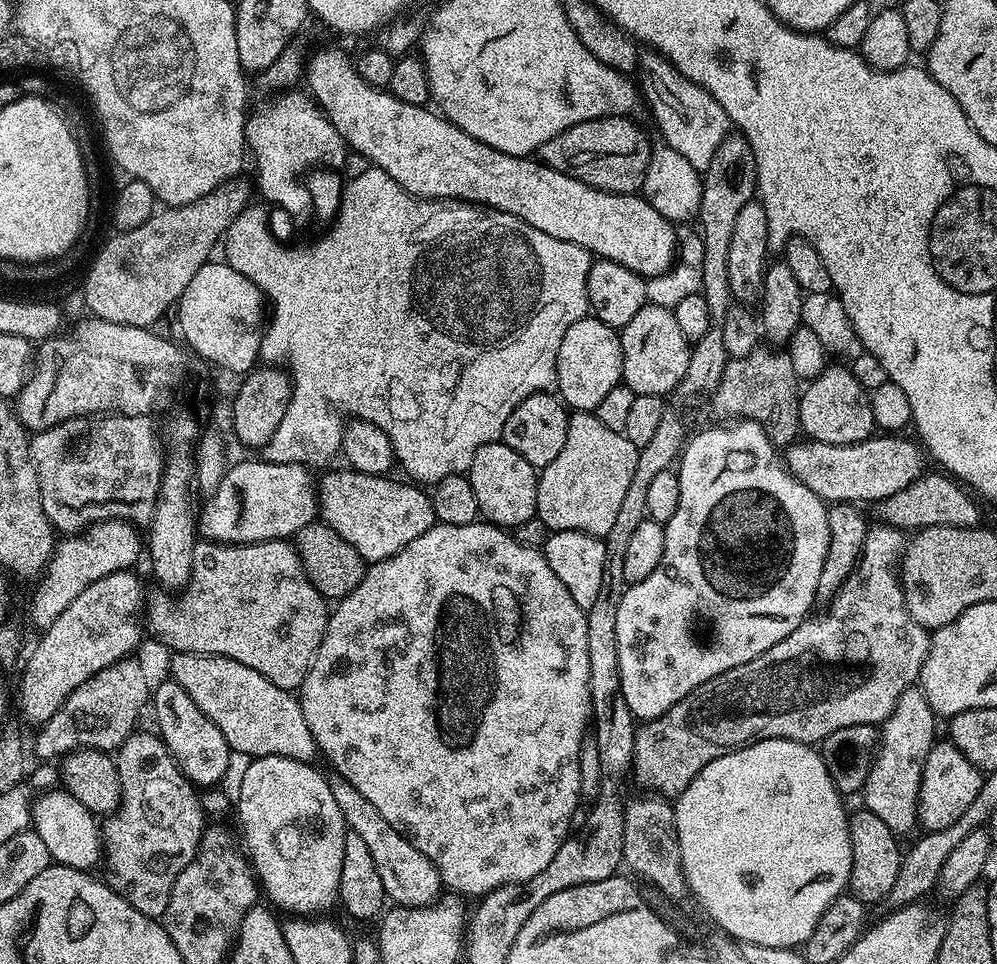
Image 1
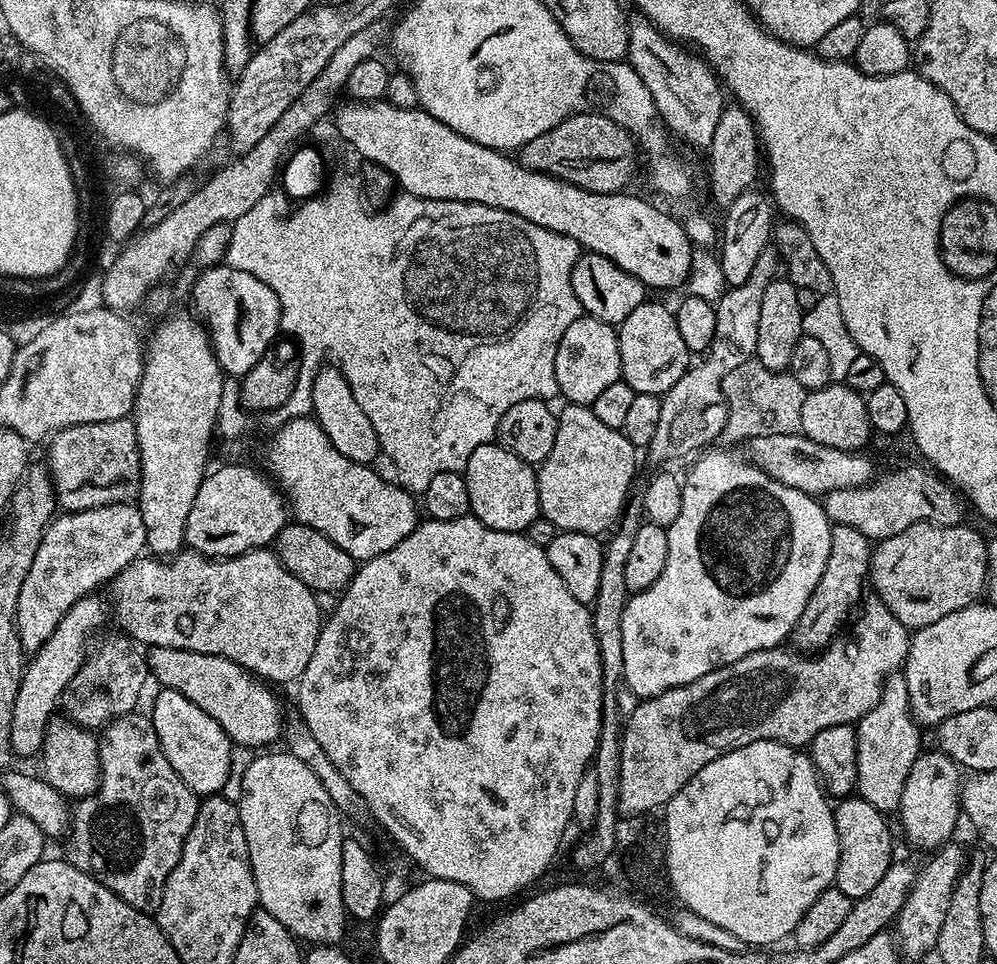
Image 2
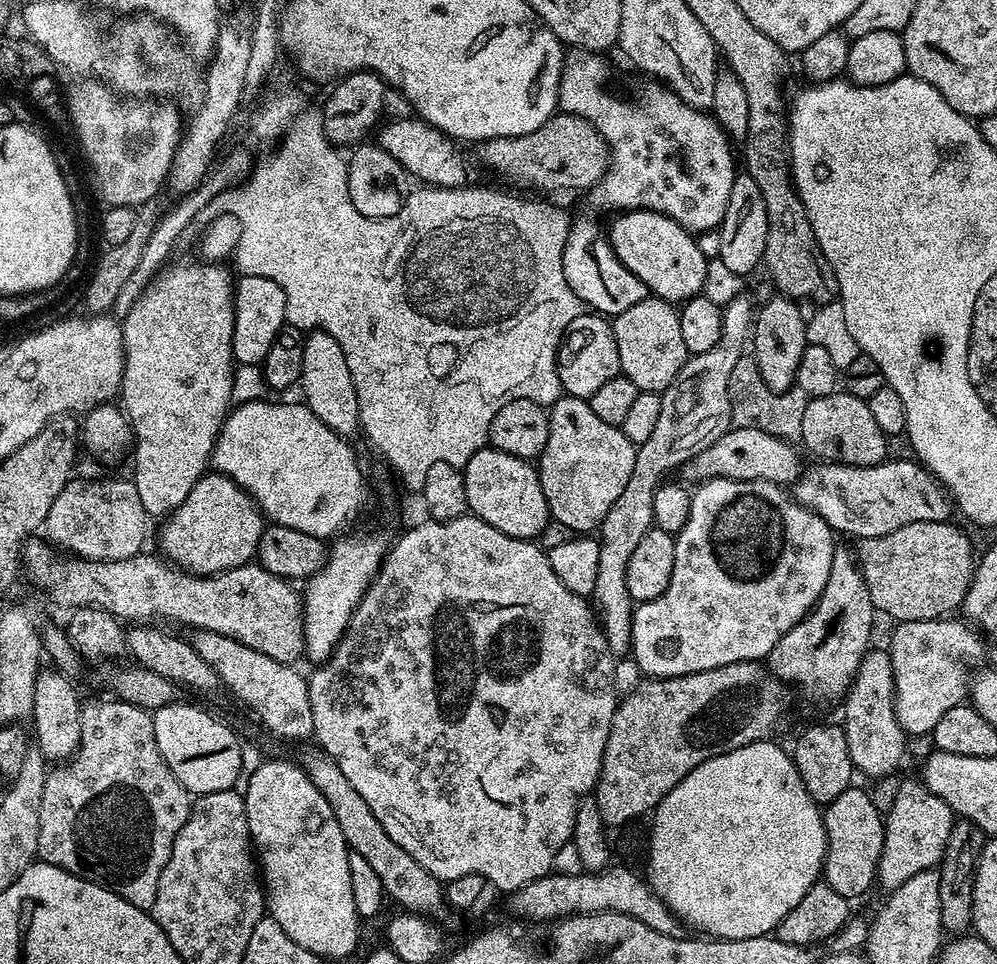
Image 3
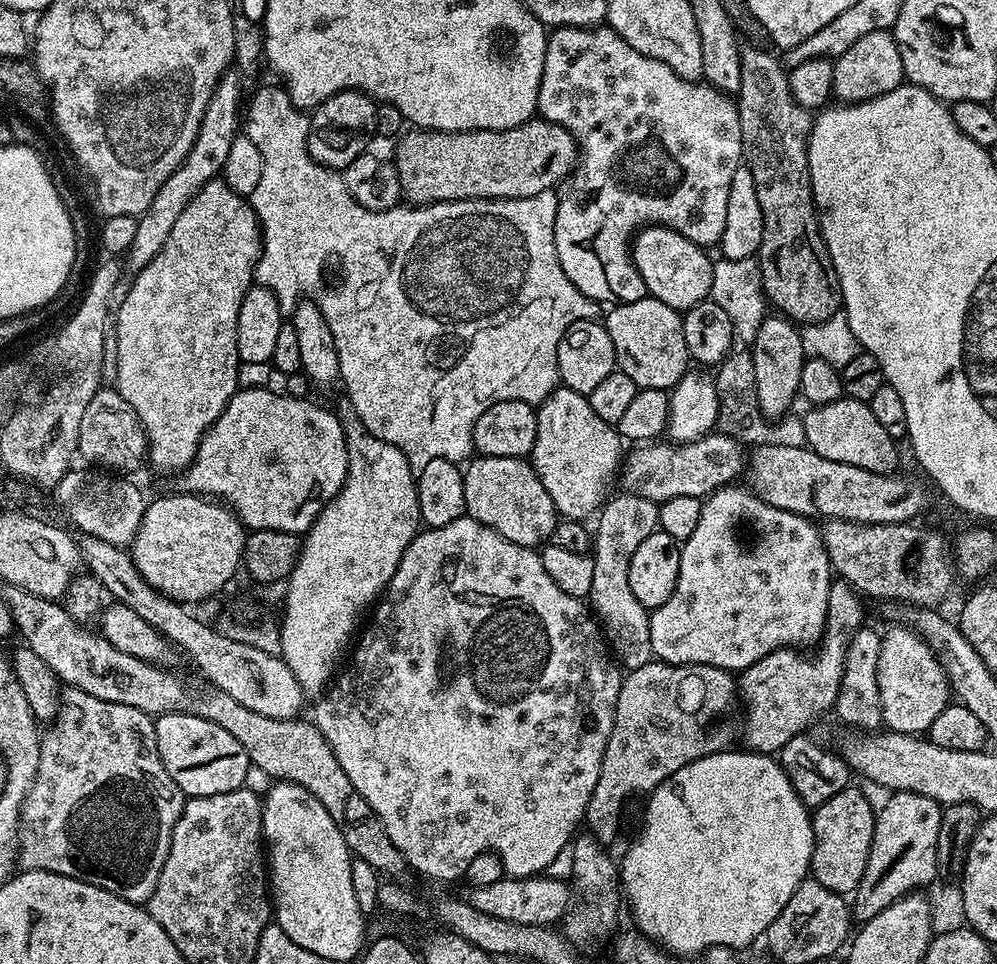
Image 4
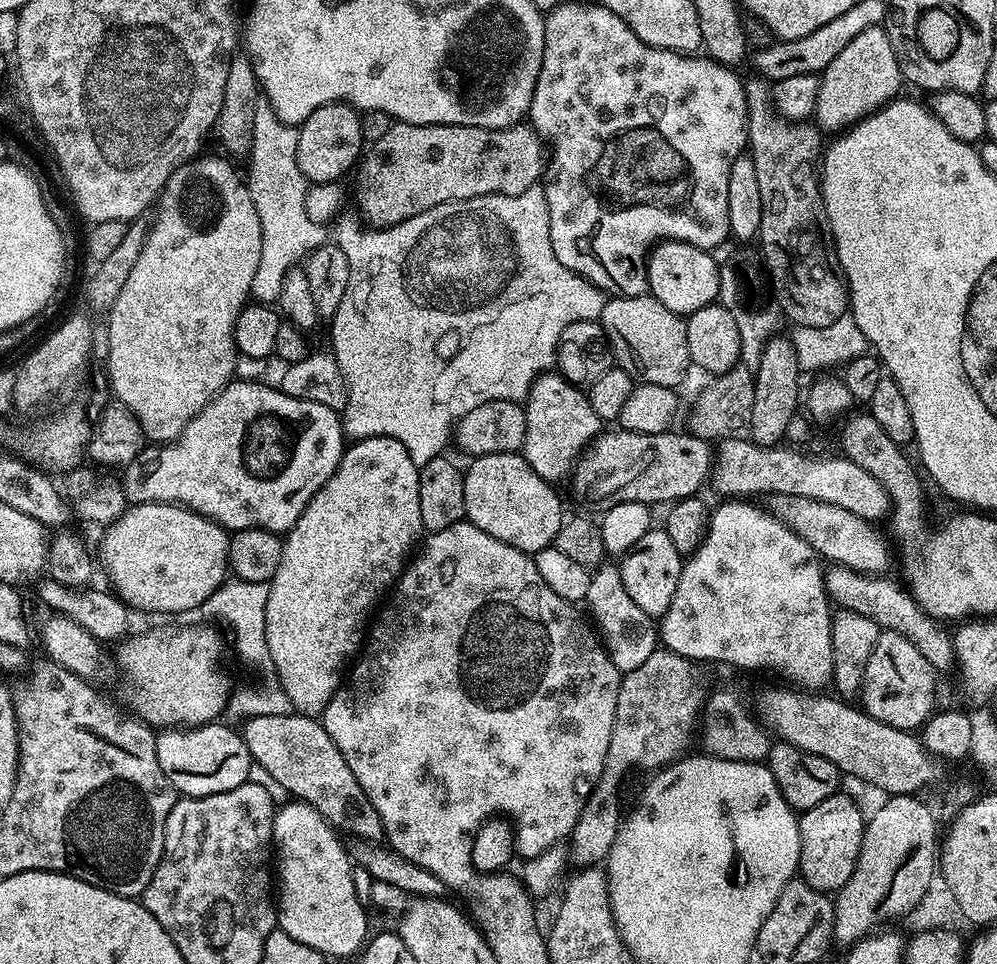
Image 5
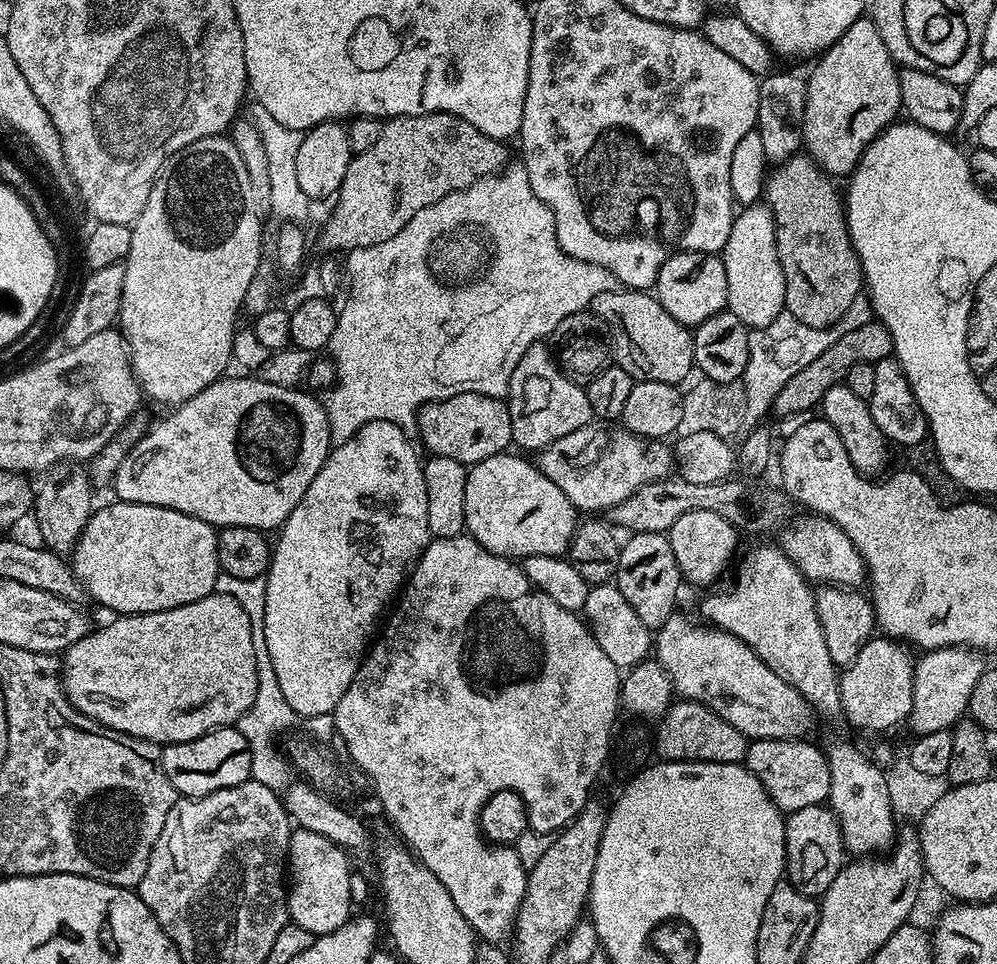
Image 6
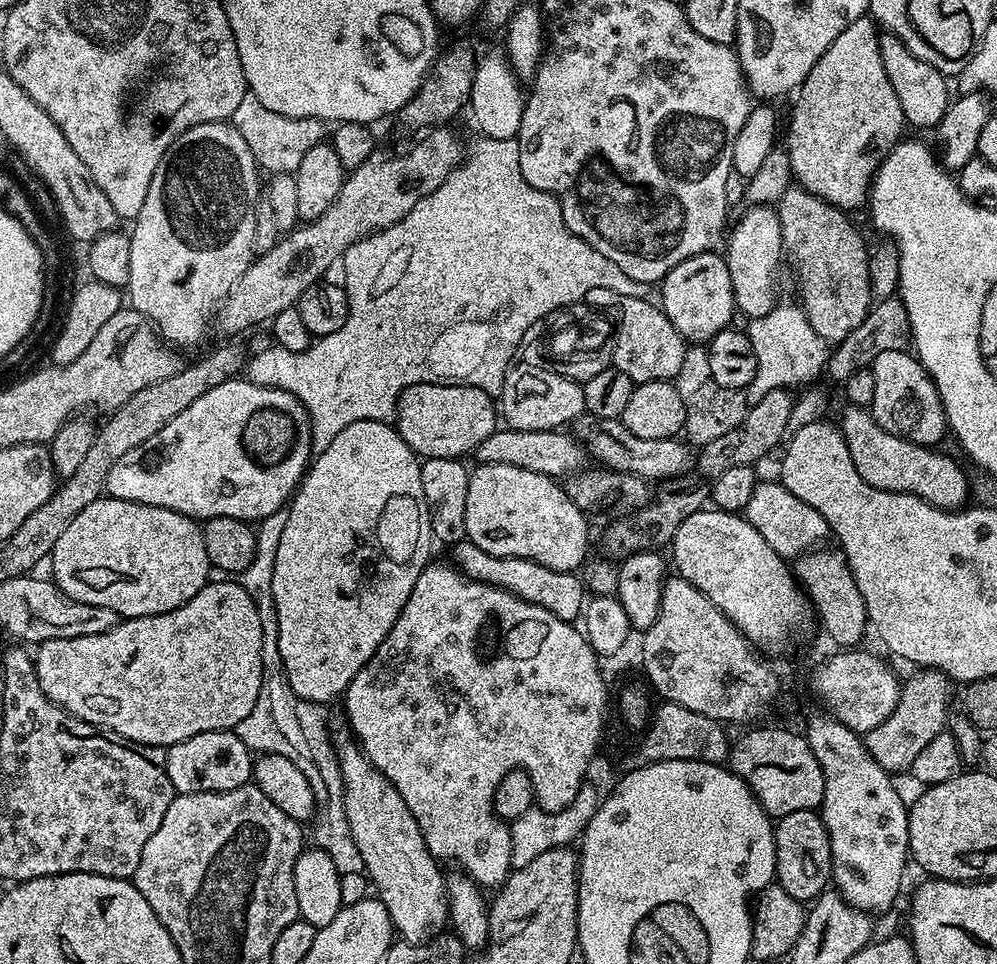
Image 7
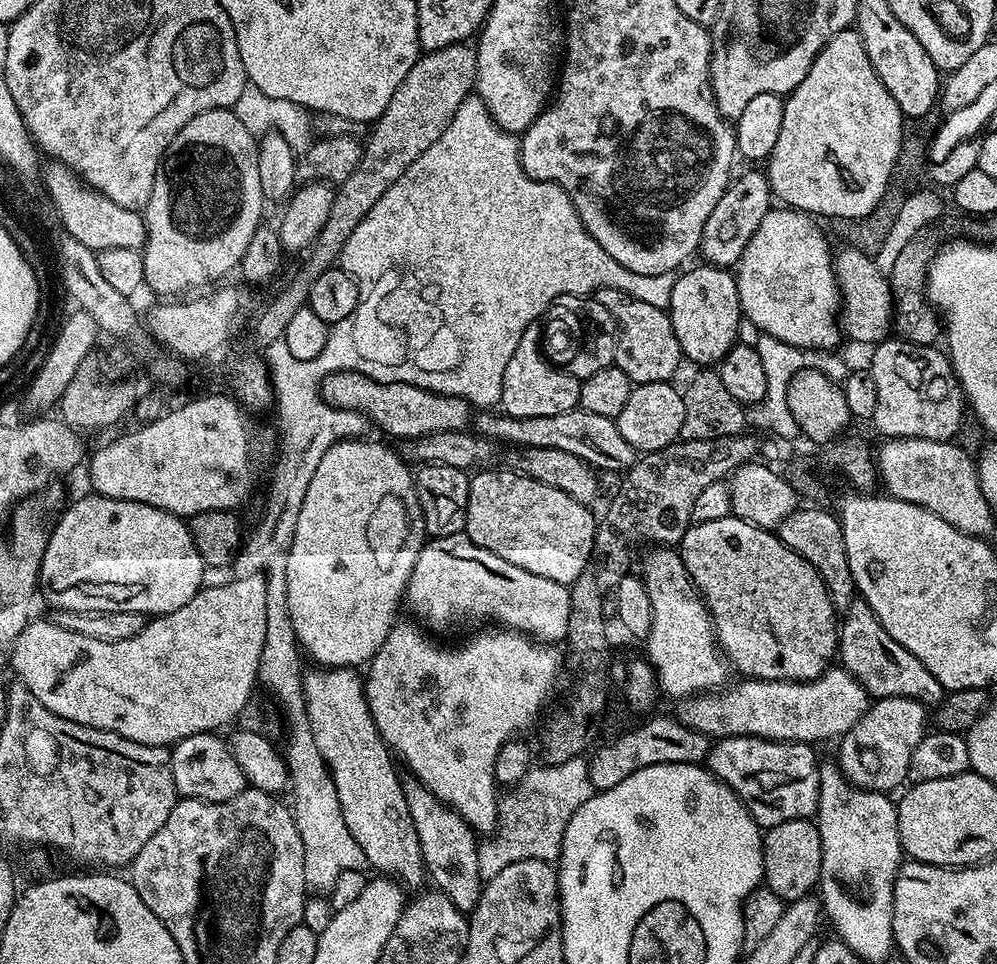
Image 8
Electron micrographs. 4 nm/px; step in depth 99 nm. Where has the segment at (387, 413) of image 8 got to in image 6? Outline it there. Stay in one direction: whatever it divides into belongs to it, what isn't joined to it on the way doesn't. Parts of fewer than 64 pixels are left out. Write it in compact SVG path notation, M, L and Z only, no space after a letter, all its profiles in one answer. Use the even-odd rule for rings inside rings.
M473 392L454 394L435 404L424 405L415 419L420 432L419 443L424 443L431 455L454 458L454 462L462 462L466 466L507 453L512 444L510 410L499 396L483 396Z

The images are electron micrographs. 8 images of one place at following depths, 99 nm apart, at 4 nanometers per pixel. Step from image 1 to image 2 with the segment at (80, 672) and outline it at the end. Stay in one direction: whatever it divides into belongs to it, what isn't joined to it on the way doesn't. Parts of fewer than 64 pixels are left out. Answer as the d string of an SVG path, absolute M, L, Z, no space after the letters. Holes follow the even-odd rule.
M92 594L82 597L61 618L54 634L50 634L47 642L31 657L25 667L22 686L18 686L18 702L14 702L14 726L10 730L10 746L17 757L32 756L35 752L37 755L43 749L48 722L57 711L56 703L59 702L60 695L62 700L69 691L72 680L84 665L84 639L87 638L88 632L104 624L105 601L103 604L95 598Z

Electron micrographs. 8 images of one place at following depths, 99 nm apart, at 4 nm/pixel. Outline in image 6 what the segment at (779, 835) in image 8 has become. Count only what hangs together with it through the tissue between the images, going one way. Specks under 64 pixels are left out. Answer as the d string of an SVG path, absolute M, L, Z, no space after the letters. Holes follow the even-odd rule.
M824 804L802 806L802 810L787 813L784 829L786 830L784 867L787 883L794 885L799 892L807 896L813 898L823 896L830 882L838 878L846 863L840 819Z

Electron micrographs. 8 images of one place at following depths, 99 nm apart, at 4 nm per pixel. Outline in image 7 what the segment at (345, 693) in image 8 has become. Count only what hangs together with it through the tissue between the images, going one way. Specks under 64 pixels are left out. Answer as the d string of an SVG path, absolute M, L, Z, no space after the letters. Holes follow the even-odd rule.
M341 726L334 737L334 753L344 783L344 810L342 819L346 831L362 854L364 872L392 919L393 929L405 941L420 942L424 931L448 920L446 878L440 874L441 865L426 846L422 830L410 814L402 794L381 772L372 766L359 743Z

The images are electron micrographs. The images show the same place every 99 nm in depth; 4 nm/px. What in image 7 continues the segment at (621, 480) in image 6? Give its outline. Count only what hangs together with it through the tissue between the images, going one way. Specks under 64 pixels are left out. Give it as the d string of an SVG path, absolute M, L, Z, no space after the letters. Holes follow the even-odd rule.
M507 426L497 427L496 432L490 434L490 438L486 438L486 442L482 442L476 449L474 456L480 464L518 466L522 470L534 470L538 474L553 478L564 478L581 471L585 467L584 460L586 461L584 445L571 434L560 430L514 430Z

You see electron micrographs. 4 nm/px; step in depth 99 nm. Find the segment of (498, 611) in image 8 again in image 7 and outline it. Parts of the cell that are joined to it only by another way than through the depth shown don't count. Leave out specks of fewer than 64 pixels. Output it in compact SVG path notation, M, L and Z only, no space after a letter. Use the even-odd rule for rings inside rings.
M467 542L455 545L454 552L456 552L455 567L469 580L480 580L483 584L492 584L495 588L512 592L526 602L550 610L550 614L558 618L569 622L575 621L585 607L584 590L586 592L586 588L579 575L550 570L533 560L523 560L513 556L491 556L486 554L486 550Z

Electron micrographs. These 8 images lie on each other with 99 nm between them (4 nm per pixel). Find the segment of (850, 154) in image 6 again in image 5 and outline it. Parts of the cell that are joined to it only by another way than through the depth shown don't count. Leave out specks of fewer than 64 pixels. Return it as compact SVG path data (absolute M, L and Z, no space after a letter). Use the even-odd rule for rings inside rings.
M883 27L862 30L854 42L850 42L824 72L819 73L820 89L814 120L821 129L829 128L832 134L847 130L859 120L865 120L885 104L897 99L896 92L902 85L898 58Z

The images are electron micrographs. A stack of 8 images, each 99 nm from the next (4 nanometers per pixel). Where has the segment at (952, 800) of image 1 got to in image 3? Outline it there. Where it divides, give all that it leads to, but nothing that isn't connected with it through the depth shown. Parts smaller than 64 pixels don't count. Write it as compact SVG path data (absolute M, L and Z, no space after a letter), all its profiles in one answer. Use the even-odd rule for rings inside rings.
M924 783L902 785L884 816L884 846L876 871L879 887L893 890L920 871L935 869L944 858L953 823L952 808Z

